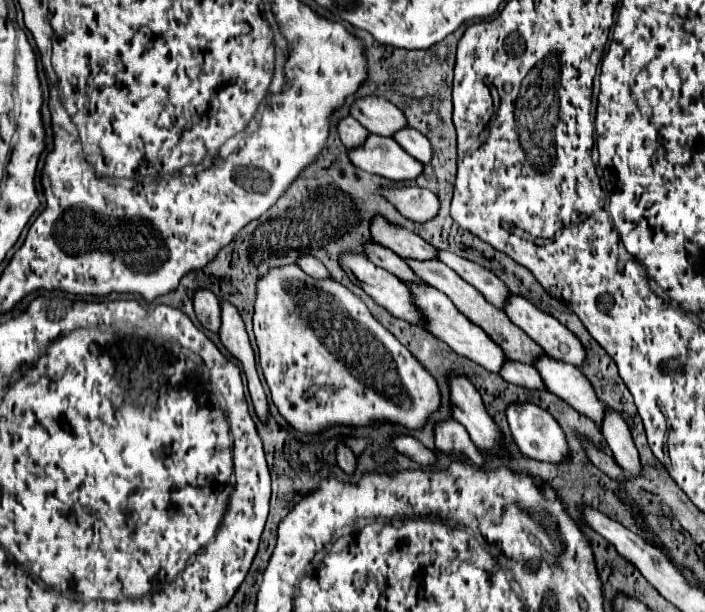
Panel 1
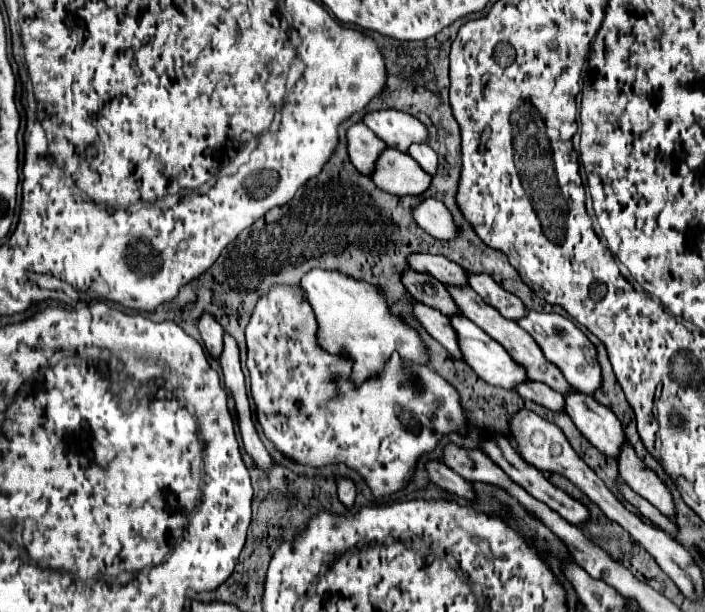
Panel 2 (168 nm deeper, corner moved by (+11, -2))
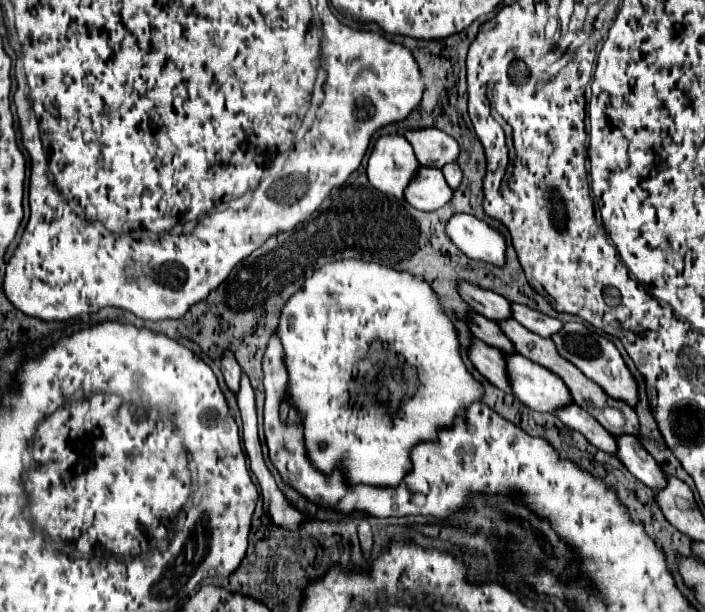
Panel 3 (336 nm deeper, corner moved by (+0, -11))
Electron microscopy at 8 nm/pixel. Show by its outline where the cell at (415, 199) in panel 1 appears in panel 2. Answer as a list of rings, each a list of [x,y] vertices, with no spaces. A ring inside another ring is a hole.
[[[433,197],[413,207],[413,219],[421,229],[425,229],[429,235],[437,239],[453,239],[453,235],[457,235],[451,213],[447,211],[447,207],[441,201]]]

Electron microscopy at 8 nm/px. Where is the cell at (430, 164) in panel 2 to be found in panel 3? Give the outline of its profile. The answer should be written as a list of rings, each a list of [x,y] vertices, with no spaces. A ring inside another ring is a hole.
[[[446,164],[442,172],[444,172],[444,176],[446,176],[448,186],[450,186],[452,190],[456,190],[456,188],[460,186],[460,182],[462,182],[462,170],[460,170],[460,166],[458,166],[458,164]]]

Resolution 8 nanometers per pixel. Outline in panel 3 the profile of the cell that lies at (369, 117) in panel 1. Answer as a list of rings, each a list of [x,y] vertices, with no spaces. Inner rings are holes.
[[[424,128],[424,130],[410,130],[404,138],[412,144],[416,158],[420,158],[422,166],[436,166],[444,168],[450,162],[458,160],[460,146],[458,142],[442,130]]]

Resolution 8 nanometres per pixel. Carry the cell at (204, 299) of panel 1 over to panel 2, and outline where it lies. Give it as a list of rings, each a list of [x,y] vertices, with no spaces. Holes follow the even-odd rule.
[[[203,313],[197,321],[197,327],[199,327],[199,333],[201,333],[201,339],[207,347],[207,351],[213,355],[213,357],[219,357],[221,355],[221,347],[223,347],[223,327],[215,321],[215,317],[211,313]]]

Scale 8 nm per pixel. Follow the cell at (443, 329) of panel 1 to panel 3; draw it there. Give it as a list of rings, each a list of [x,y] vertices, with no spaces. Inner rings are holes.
[[[520,354],[506,356],[506,362],[512,390],[528,408],[544,414],[556,414],[558,410],[574,404],[564,380],[560,380],[560,376],[548,368]]]

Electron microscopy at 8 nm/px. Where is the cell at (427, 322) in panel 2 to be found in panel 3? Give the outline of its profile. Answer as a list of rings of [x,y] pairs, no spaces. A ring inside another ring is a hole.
[[[474,340],[472,348],[470,348],[470,360],[472,364],[478,368],[478,372],[488,378],[496,388],[504,390],[506,394],[512,394],[512,388],[508,386],[508,370],[506,370],[506,356],[498,350],[492,348],[488,344],[484,344],[482,340]]]

